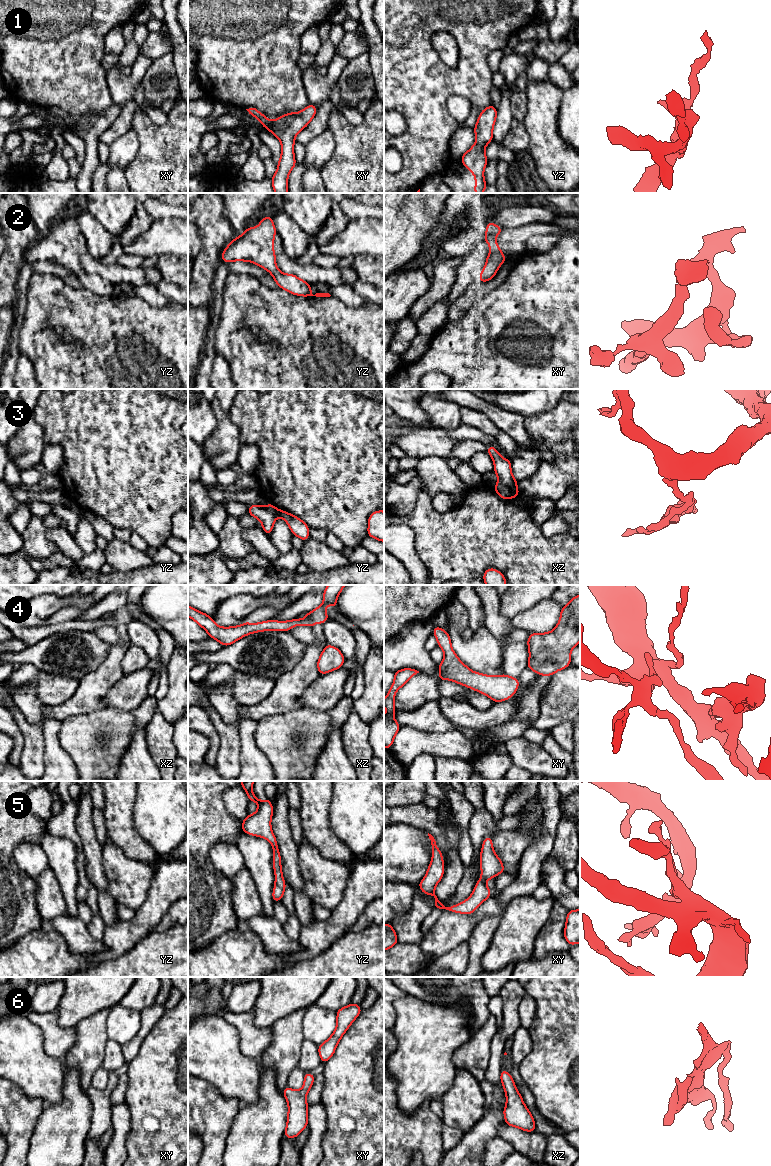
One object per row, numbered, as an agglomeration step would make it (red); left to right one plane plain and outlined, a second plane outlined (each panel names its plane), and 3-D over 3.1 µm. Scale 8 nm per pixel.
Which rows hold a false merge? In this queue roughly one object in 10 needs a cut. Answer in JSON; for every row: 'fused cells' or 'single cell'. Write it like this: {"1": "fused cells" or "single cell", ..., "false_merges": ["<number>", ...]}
{"1": "single cell", "2": "single cell", "3": "single cell", "4": "single cell", "5": "single cell", "6": "single cell", "false_merges": []}

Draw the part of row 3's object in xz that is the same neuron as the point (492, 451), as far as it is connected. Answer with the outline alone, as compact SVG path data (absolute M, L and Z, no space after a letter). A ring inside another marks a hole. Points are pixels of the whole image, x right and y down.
M492 445L487 446L488 454L493 458L494 472L498 477L494 491L503 499L508 500L518 497L517 480L511 471L511 460L503 458Z

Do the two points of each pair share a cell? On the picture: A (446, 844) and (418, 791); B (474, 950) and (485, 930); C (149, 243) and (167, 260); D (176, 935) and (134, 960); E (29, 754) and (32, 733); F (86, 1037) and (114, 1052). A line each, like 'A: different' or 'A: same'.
A: different
B: same
C: different
D: same
E: same
F: different

